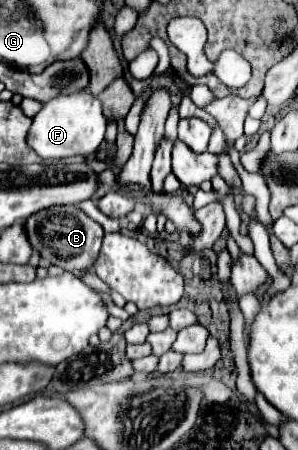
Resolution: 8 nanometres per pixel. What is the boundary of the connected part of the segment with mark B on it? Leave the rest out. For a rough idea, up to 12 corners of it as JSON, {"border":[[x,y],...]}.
{"border":[[78,207],[24,221],[32,249],[84,275],[104,229]]}

